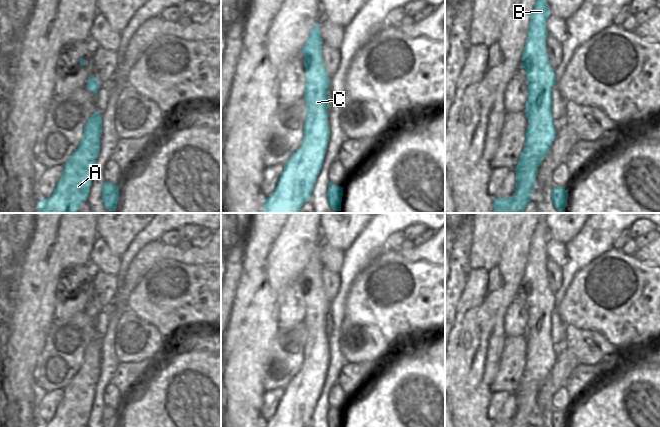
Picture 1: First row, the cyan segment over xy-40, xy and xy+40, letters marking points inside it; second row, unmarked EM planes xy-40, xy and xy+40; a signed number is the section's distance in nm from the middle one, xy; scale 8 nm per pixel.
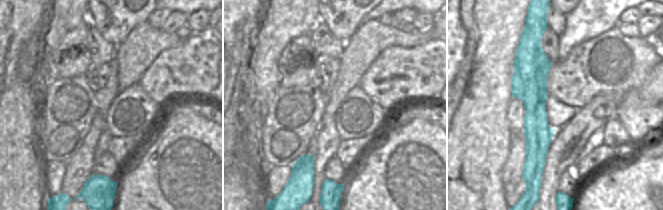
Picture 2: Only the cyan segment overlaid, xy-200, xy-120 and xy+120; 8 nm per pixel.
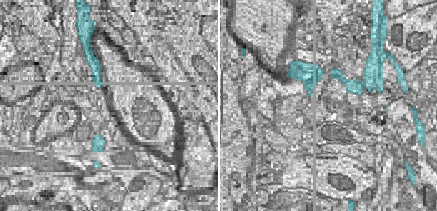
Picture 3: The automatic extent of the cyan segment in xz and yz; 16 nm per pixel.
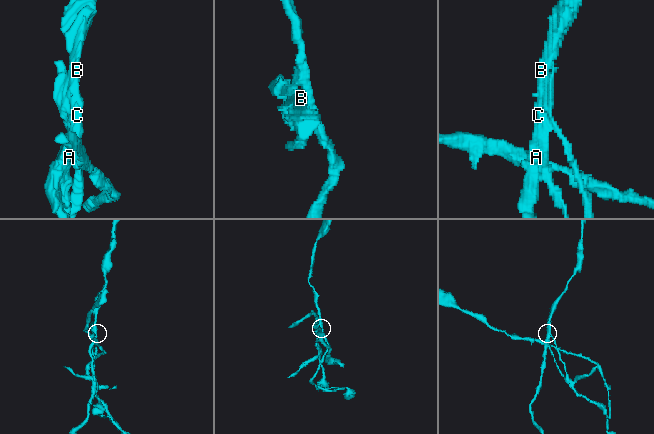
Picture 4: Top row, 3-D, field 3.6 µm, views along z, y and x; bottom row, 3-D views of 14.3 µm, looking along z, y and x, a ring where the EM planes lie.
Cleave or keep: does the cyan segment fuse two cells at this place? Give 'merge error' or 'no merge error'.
merge error

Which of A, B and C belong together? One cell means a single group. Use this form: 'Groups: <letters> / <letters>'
Groups: A B / C.

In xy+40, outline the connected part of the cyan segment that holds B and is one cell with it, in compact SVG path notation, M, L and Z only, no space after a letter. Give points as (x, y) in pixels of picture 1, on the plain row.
M542 213L530 239L528 261L522 277L522 291L530 295L541 294L549 289L546 275L546 245L550 239L550 233L546 225L546 213Z

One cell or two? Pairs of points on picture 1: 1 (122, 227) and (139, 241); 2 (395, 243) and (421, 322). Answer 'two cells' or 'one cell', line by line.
1: two cells
2: two cells

